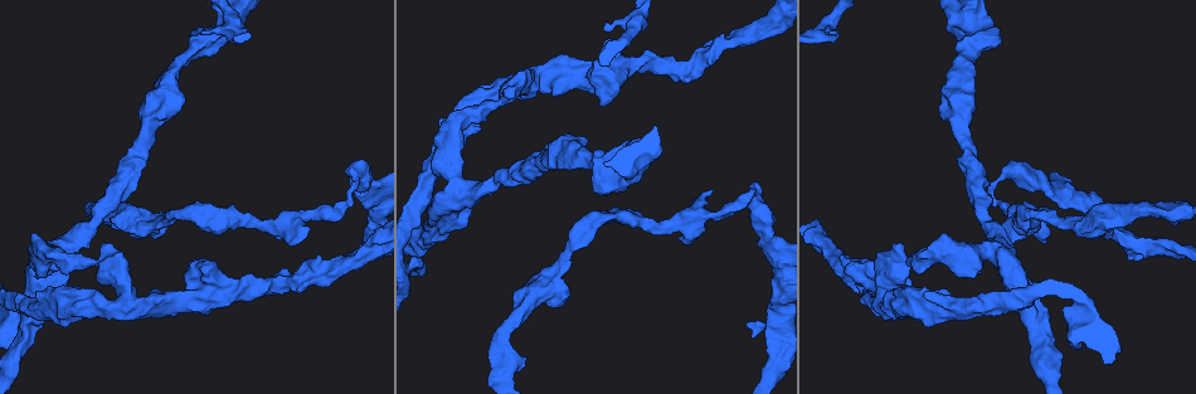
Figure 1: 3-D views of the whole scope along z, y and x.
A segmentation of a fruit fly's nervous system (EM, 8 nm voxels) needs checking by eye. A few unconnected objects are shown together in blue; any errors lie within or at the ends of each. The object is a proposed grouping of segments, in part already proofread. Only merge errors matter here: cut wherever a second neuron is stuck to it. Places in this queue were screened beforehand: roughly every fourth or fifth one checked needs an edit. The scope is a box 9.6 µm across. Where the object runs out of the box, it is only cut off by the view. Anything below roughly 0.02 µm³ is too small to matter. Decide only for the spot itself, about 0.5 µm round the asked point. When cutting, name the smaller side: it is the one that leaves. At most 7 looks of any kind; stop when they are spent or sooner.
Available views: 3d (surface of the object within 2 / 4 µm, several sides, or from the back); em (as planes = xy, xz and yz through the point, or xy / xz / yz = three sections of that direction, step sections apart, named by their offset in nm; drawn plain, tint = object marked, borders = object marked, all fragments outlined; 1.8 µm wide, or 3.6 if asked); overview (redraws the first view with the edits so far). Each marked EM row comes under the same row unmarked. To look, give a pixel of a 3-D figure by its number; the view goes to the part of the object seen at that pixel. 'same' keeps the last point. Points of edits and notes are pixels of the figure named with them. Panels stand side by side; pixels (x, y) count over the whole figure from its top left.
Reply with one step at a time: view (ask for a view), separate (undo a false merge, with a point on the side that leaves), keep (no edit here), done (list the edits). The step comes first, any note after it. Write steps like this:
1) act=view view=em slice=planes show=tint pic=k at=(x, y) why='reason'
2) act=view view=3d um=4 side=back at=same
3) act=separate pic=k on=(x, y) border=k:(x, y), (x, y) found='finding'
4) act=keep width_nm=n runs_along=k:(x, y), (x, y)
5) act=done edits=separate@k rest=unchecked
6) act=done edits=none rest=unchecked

act=view view=3d um=4 pic=1 at=(613, 69) why='abrupt turn'

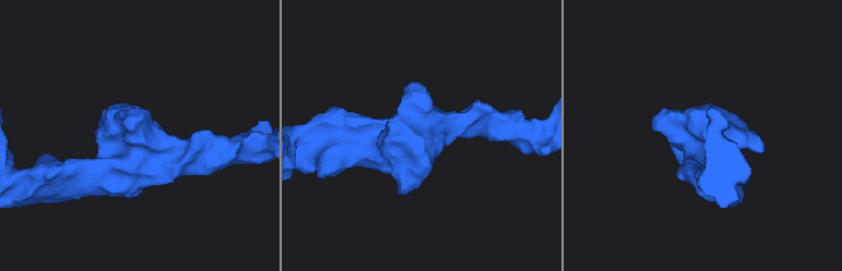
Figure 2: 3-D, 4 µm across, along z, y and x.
act=view view=em um=3.6 slice=planes show=tint pic=2 at=(138, 146)

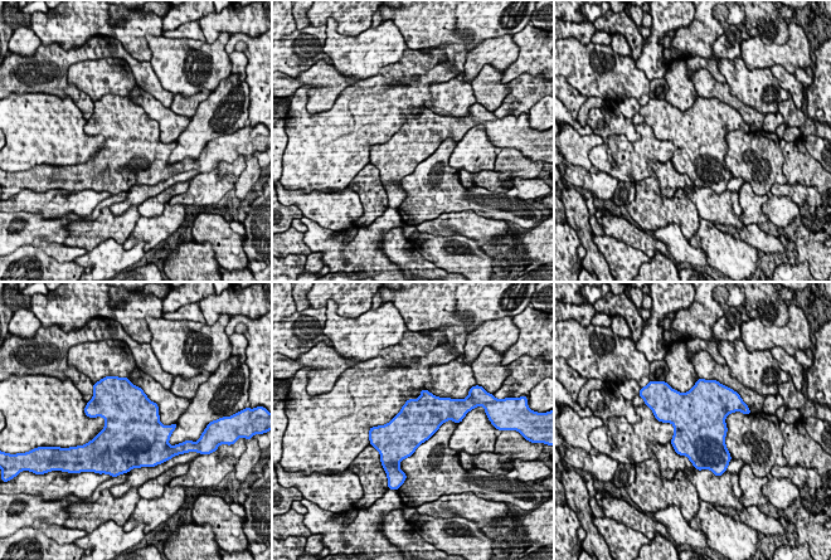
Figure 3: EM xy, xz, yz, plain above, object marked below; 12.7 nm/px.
act=keep found='one neuron here'

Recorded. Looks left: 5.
act=view view=em slice=planes show=tint pic=1 at=(128, 294) why='three arms meet'

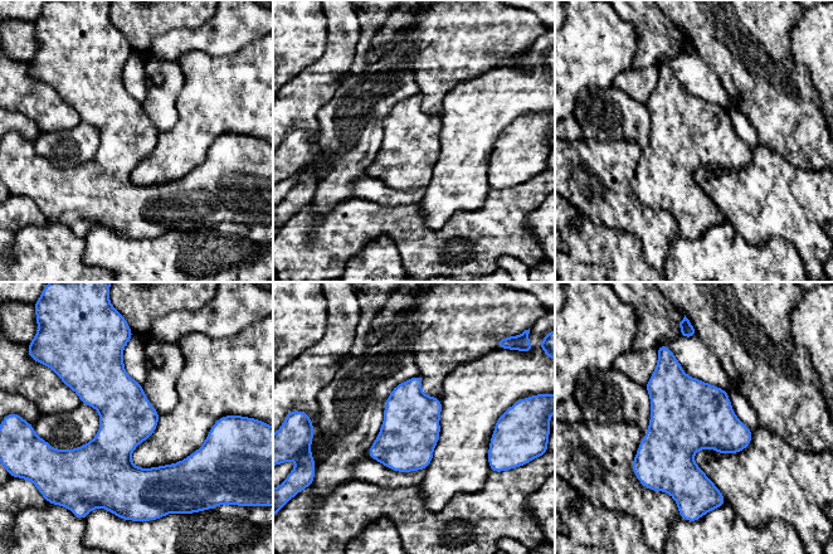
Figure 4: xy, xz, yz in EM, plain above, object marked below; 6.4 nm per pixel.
act=keep width_nm=360 runs_along=4:(118, 349), (116, 475), (126, 499) found='all the same neuron'

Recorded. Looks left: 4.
act=view view=em slice=xz step=4 show=tint pic=1 at=(942, 307) why='sharp bend'

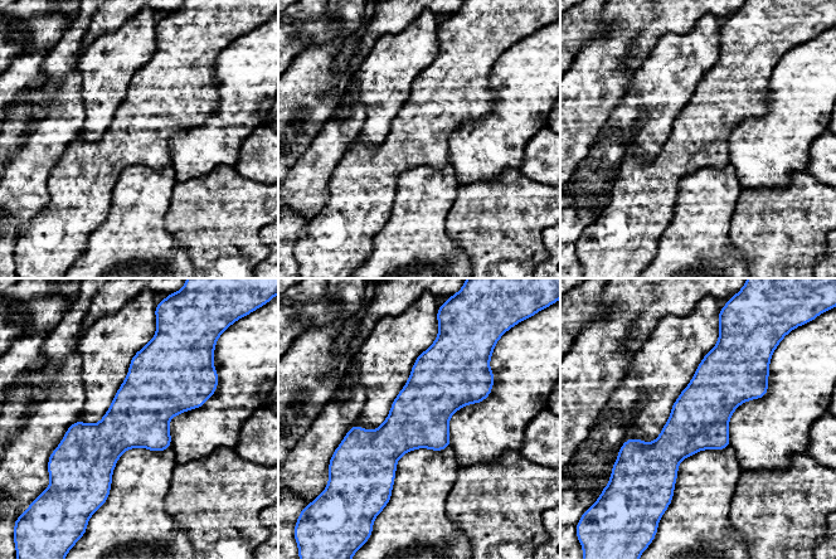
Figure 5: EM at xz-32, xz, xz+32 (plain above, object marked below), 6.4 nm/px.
act=keep found='continuous, no second neuron'

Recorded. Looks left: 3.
act=done edits=none rest=unchecked

